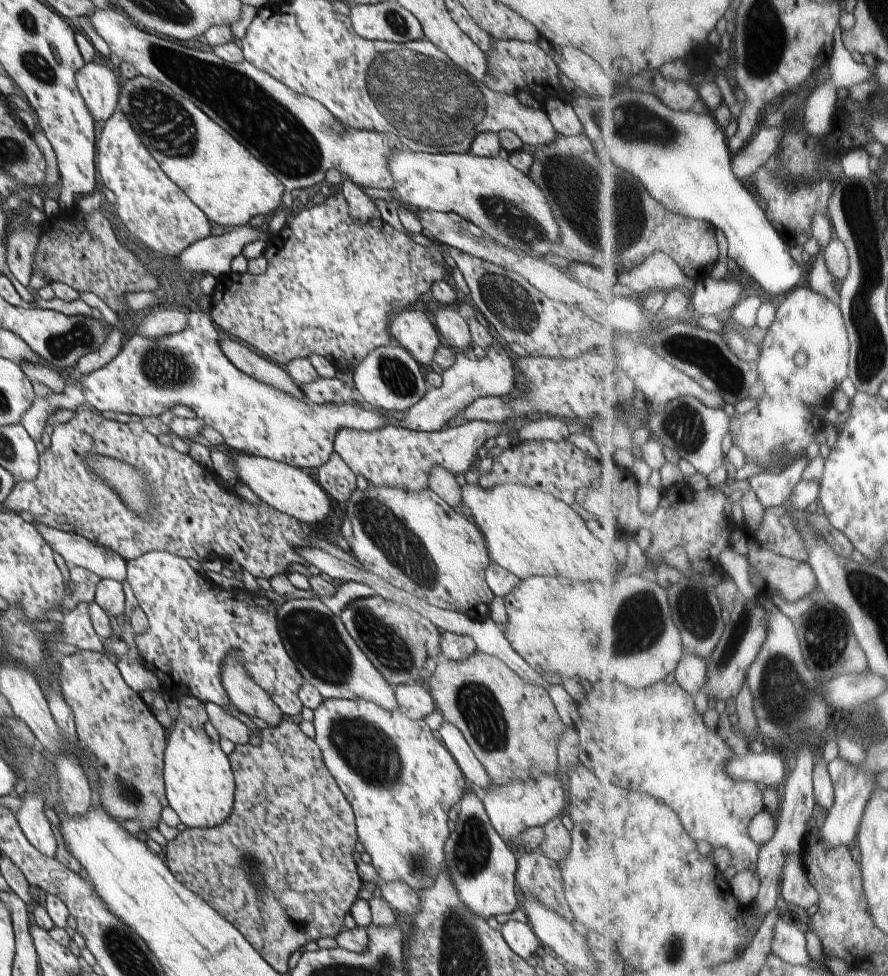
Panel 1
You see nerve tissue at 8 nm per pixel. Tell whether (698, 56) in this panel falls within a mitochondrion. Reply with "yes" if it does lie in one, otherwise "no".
no

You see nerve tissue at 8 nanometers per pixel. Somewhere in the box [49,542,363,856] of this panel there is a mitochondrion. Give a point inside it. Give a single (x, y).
(313, 638)

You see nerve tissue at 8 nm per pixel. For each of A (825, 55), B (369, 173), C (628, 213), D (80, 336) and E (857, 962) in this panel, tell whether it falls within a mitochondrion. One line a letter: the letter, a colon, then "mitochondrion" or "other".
A: other
B: other
C: mitochondrion
D: mitochondrion
E: other

